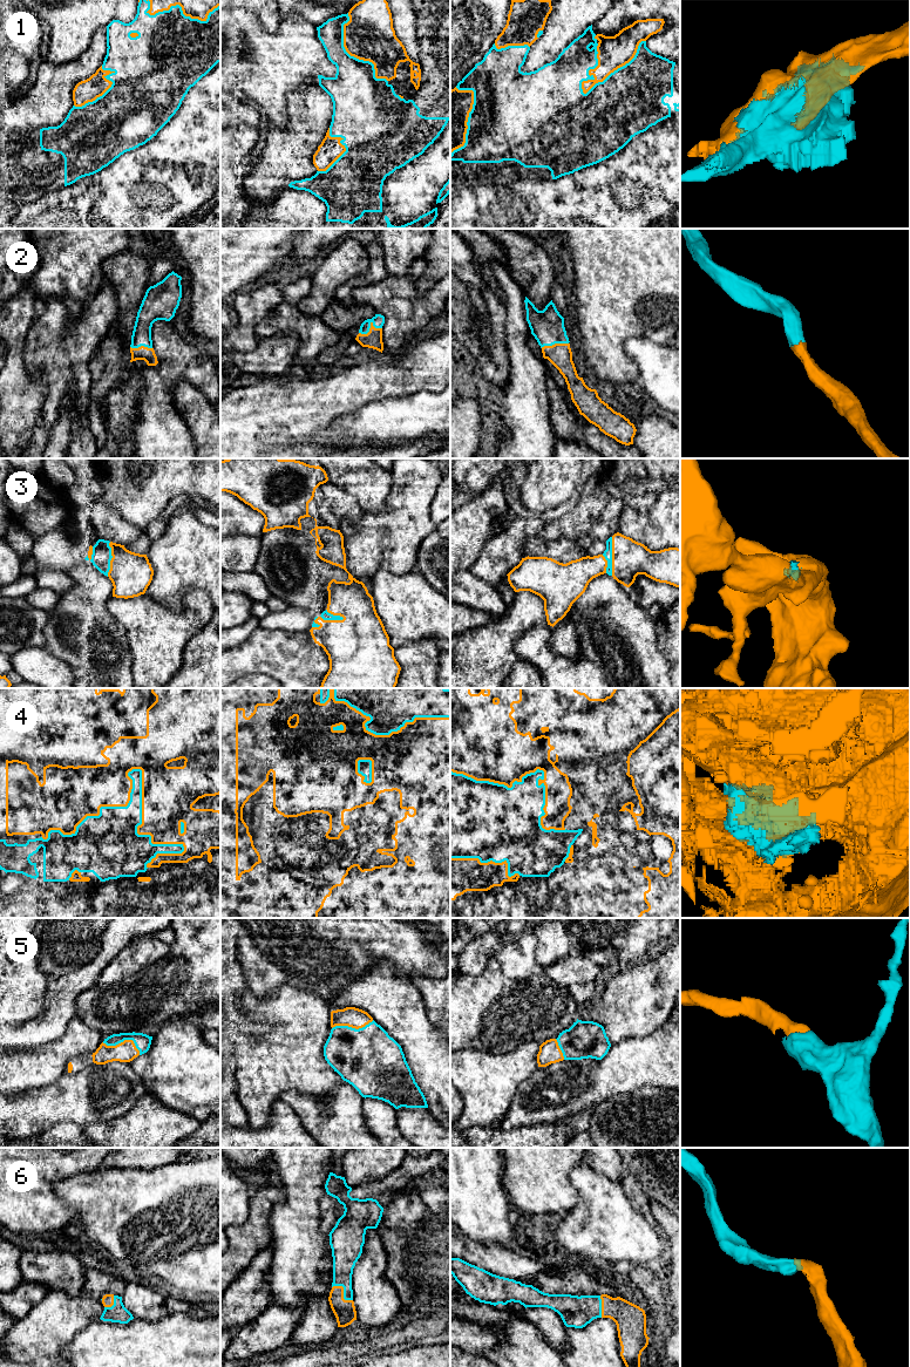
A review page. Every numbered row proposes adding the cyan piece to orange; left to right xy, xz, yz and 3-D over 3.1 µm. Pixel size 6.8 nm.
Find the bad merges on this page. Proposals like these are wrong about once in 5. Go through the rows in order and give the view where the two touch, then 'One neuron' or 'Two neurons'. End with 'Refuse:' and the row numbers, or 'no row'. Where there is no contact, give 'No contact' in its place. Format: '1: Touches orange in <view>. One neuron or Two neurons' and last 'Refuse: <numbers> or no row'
1: Touches orange in yz. One neuron
2: Touches orange in xz. One neuron
3: Touches orange in xz. One neuron
4: Touches orange in xy. One neuron
5: Touches orange in xy. One neuron
6: Touches orange in xz. One neuron
Refuse: no row

